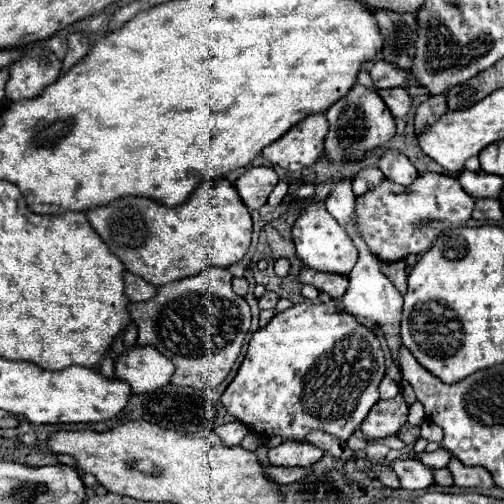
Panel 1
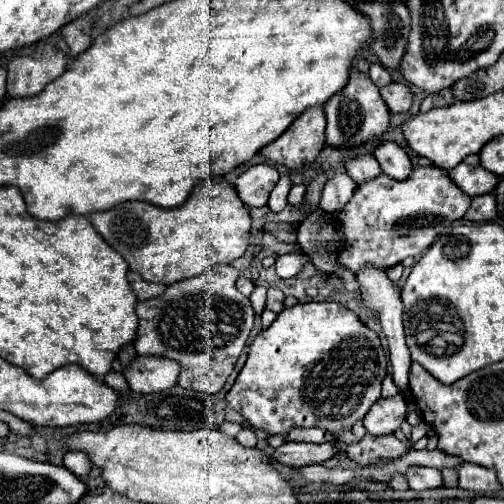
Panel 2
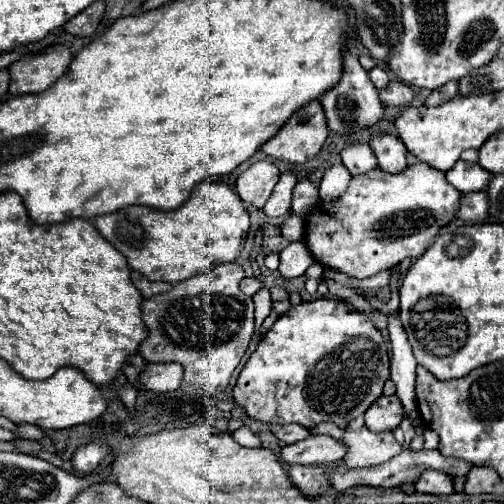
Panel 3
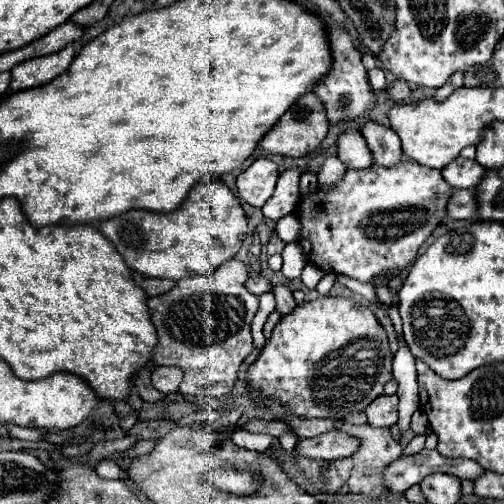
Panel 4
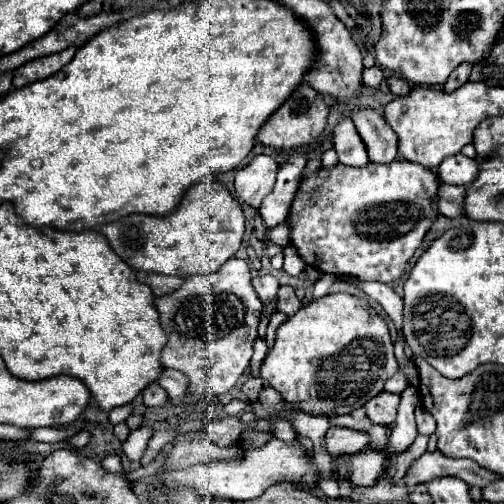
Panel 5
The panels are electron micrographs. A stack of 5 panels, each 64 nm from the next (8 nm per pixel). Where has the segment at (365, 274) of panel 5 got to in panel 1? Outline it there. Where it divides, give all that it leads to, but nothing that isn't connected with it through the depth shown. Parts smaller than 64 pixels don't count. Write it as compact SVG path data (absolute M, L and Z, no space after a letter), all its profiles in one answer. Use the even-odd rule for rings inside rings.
M422 172L416 184L402 188L384 180L380 188L360 196L356 214L360 220L360 234L380 260L402 260L408 254L426 252L446 226L466 226L472 218L474 198L460 188L460 182L448 174Z

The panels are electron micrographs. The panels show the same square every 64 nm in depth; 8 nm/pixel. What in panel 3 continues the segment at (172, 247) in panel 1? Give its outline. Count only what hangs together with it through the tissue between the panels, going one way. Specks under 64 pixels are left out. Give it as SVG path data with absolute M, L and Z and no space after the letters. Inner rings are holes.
M202 182L192 190L188 202L172 212L130 206L128 210L94 218L94 226L126 256L132 270L148 280L174 284L210 272L218 264L234 262L246 244L250 216L240 196L226 182Z

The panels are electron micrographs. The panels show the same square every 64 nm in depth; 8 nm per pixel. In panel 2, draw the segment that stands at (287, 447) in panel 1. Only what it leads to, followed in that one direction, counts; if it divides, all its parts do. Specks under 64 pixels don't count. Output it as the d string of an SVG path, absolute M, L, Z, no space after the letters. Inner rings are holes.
M284 442L274 450L272 460L282 466L310 466L332 458L338 450L332 444L310 444L310 442Z

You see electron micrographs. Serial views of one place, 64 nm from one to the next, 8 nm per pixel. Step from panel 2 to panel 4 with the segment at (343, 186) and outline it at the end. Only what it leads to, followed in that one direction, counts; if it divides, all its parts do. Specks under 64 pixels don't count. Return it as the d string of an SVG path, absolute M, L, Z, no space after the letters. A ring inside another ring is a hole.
M330 156L330 158L326 158L324 166L320 168L318 186L322 190L332 190L334 186L338 186L342 182L344 174L346 174L346 166L336 156Z

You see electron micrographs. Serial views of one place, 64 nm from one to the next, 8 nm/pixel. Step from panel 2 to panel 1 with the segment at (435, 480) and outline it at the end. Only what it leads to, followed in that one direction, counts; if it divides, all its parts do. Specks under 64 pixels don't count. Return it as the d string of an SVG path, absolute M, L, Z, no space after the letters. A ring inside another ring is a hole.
M406 458L406 460L392 460L390 470L396 472L400 486L410 488L410 490L422 490L432 484L432 470L424 466L416 458Z

